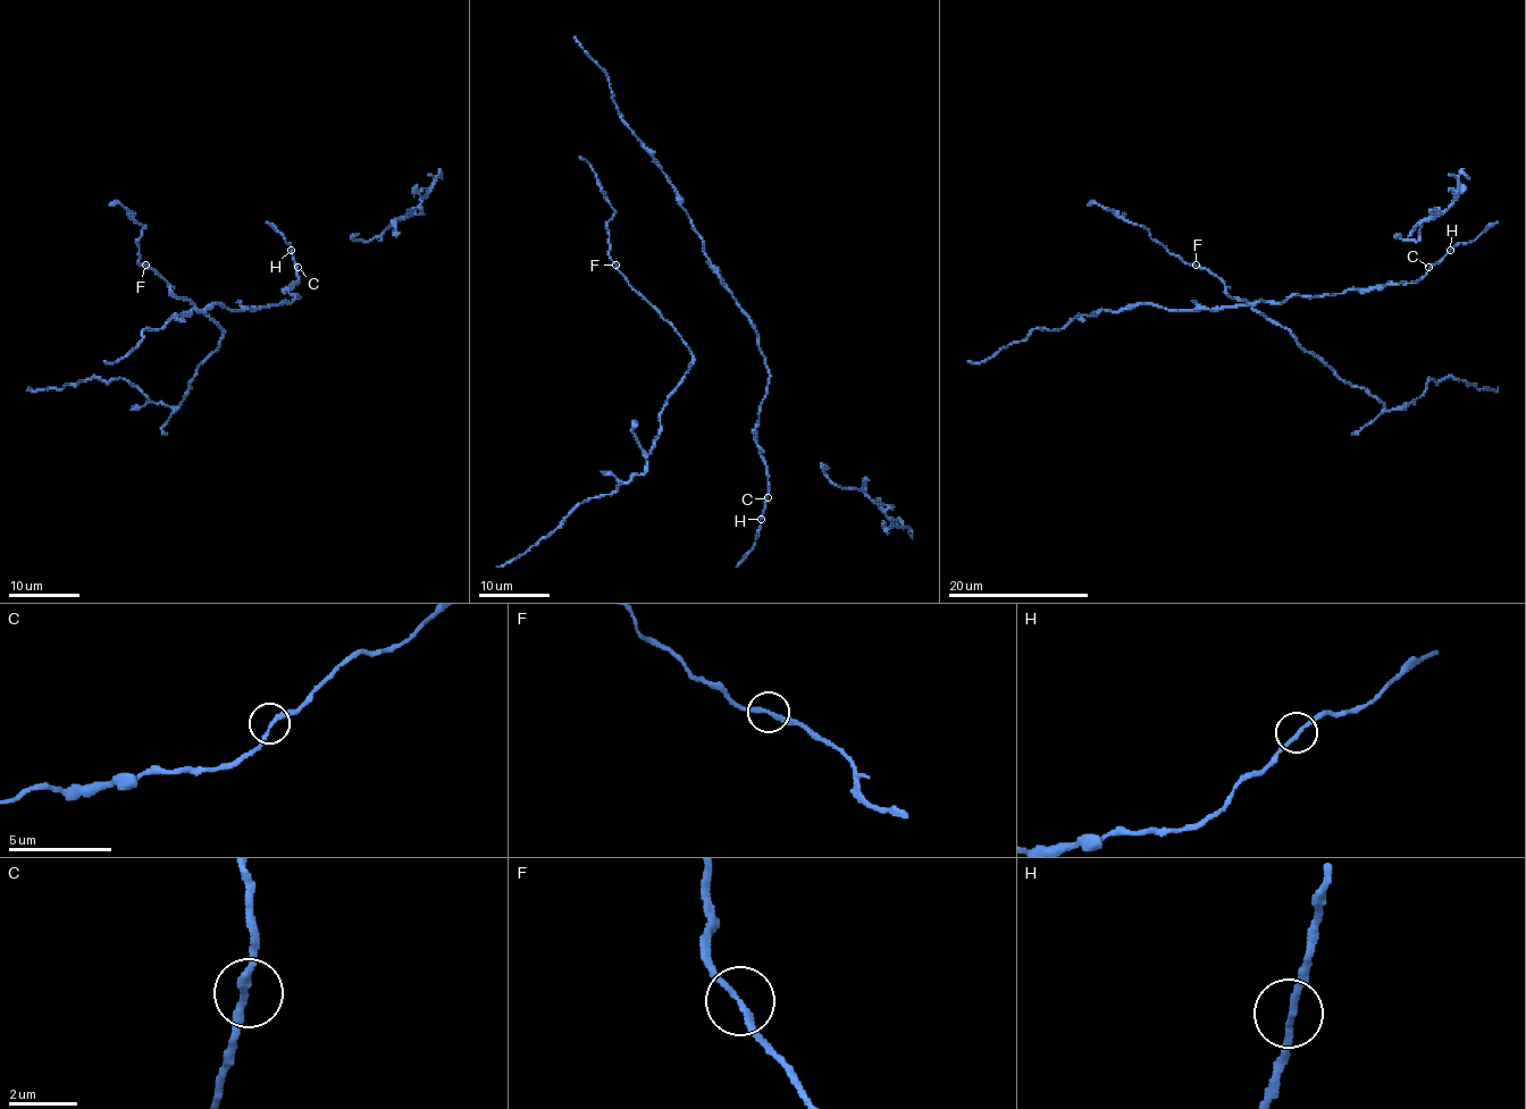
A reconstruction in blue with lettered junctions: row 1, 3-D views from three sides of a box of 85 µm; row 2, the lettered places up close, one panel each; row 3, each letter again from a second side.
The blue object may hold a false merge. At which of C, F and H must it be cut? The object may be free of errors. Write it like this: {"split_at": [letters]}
{"split_at": []}

